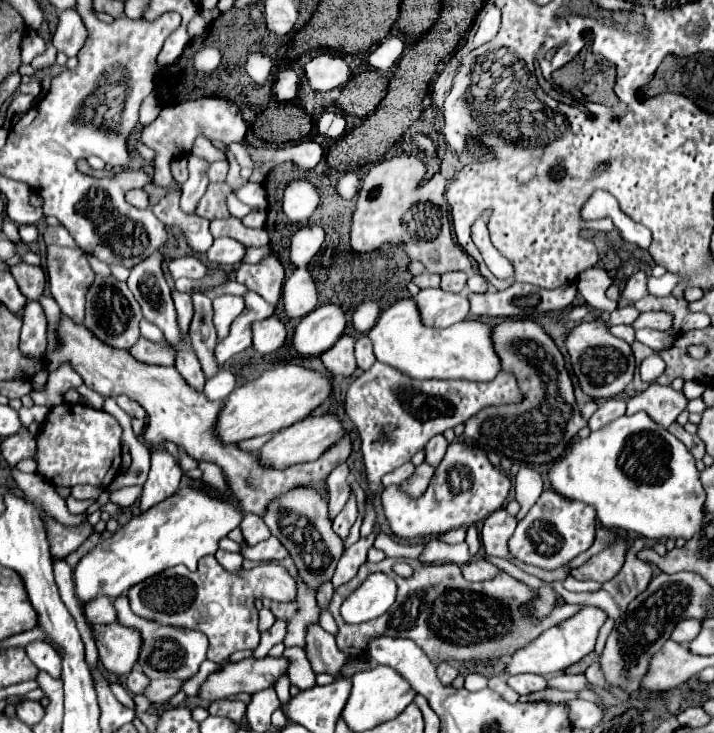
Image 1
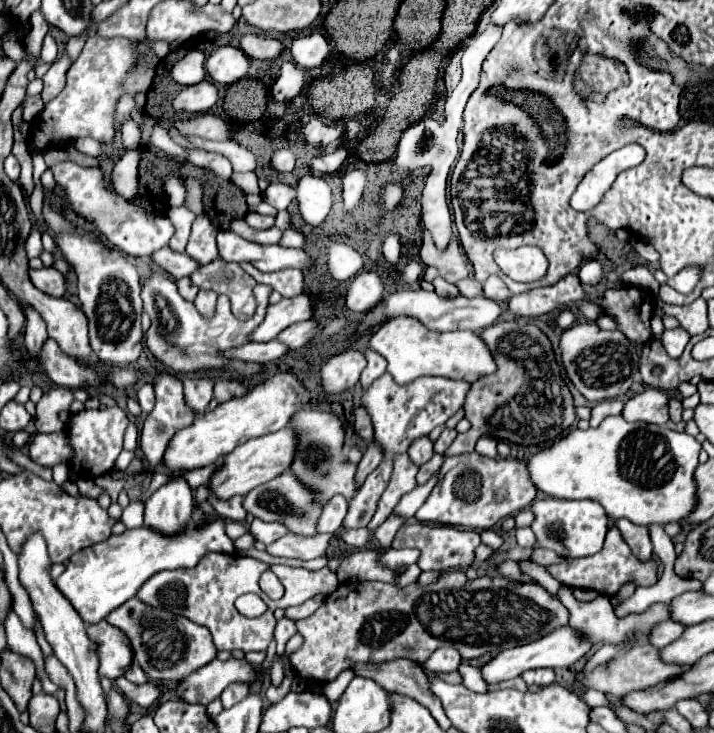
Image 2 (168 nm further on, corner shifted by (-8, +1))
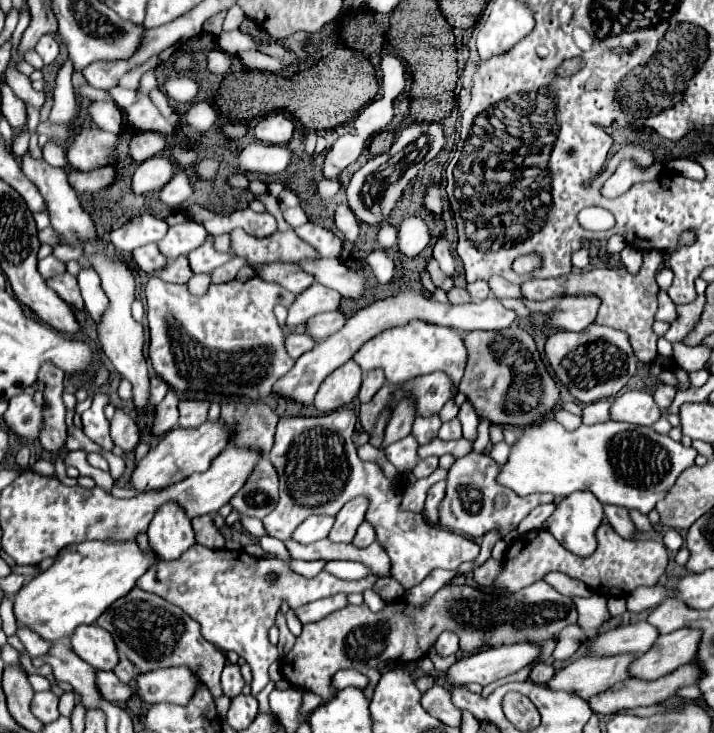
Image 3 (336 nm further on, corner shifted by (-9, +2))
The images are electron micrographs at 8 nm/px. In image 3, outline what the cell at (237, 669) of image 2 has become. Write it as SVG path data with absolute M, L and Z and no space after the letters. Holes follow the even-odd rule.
M169 667L135 677L135 695L145 703L183 705L195 695L195 687L203 683L189 667Z

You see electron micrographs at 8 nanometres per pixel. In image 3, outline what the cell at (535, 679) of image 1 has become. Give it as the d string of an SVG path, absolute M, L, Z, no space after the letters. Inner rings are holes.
M537 663L531 667L531 673L529 673L529 679L533 683L549 683L549 679L555 675L555 667L551 663Z

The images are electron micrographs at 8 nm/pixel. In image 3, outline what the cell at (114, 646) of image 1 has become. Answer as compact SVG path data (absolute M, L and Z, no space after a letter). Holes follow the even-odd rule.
M81 625L75 629L71 637L73 651L95 669L113 671L115 663L119 663L115 641L111 639L109 631L103 631L99 625Z

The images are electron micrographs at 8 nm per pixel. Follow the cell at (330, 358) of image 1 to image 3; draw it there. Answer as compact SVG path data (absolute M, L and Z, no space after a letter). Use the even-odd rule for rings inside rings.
M351 359L339 369L335 369L319 387L315 395L315 407L323 413L331 413L347 403L359 393L363 379L361 367Z

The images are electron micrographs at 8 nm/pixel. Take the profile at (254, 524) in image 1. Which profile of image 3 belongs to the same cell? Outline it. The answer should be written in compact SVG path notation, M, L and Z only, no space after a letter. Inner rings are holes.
M341 407L333 413L319 417L281 417L277 423L275 445L269 453L271 463L279 473L279 503L265 519L267 535L287 541L295 527L311 515L337 515L337 511L353 497L367 495L371 505L367 509L367 521L375 525L377 541L385 547L391 559L391 577L405 589L421 583L435 567L457 571L461 563L473 561L479 555L479 545L455 531L443 527L431 527L421 513L401 511L401 483L389 481L377 463L361 461L353 445L353 429L357 415Z

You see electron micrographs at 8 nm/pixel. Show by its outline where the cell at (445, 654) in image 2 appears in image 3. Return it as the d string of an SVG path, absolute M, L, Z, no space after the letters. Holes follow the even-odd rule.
M441 633L441 637L435 643L435 649L441 657L455 655L459 651L459 637L455 633Z

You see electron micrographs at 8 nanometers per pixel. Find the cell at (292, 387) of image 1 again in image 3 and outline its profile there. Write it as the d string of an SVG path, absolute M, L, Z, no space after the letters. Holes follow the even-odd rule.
M219 419L205 421L203 427L195 427L195 429L175 427L159 441L155 449L151 449L137 463L131 475L131 485L137 491L151 491L151 489L163 489L175 485L193 473L203 473L211 465L211 459L215 459L215 455L223 451L223 447L227 447L227 427L223 427Z

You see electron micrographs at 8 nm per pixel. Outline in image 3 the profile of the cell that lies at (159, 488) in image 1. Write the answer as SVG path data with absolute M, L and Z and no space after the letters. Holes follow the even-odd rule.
M171 501L163 503L153 515L147 535L149 547L163 561L179 559L195 543L191 519L187 519L187 513L183 513L183 507L179 507L179 503Z

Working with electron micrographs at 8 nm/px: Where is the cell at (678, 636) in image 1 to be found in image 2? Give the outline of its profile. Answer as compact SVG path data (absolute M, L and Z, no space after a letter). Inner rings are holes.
M664 620L660 624L654 624L654 628L648 632L646 640L648 640L648 644L652 644L656 648L664 648L666 644L674 642L682 634L682 628L684 626L674 624L672 620Z

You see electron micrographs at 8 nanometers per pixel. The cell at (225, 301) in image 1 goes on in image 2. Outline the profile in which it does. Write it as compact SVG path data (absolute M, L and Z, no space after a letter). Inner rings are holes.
M154 272L154 274L150 274L148 280L142 282L144 310L152 318L152 326L146 332L146 338L148 338L146 346L156 356L156 360L162 362L174 374L180 374L180 372L182 374L190 374L190 372L198 372L198 370L238 372L240 378L252 378L256 374L262 374L264 372L264 364L244 362L244 360L230 360L222 352L226 352L230 348L244 346L244 344L250 342L250 334L254 332L254 328L266 316L270 292L272 292L272 288L266 286L266 284L256 284L254 286L254 296L256 296L258 308L256 308L256 314L250 320L246 320L246 322L240 322L238 318L234 318L234 314L230 312L230 300L224 294L218 296L218 304L216 304L214 316L212 318L204 318L204 316L200 316L200 312L196 310L196 306L192 302L184 300L178 294L176 284L174 284L172 278L164 276L162 272Z

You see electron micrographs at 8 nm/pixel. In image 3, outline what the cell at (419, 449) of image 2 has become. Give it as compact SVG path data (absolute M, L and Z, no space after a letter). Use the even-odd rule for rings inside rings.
M437 415L429 417L429 419L423 419L423 417L417 417L415 423L413 423L413 431L411 435L417 439L419 445L425 445L429 441L433 441L437 437L437 431L441 427L441 421Z

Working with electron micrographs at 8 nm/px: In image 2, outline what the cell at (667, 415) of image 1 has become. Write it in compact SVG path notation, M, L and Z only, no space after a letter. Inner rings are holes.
M646 388L644 392L632 396L622 410L622 418L628 422L648 422L648 424L666 424L668 420L668 396L662 390Z

